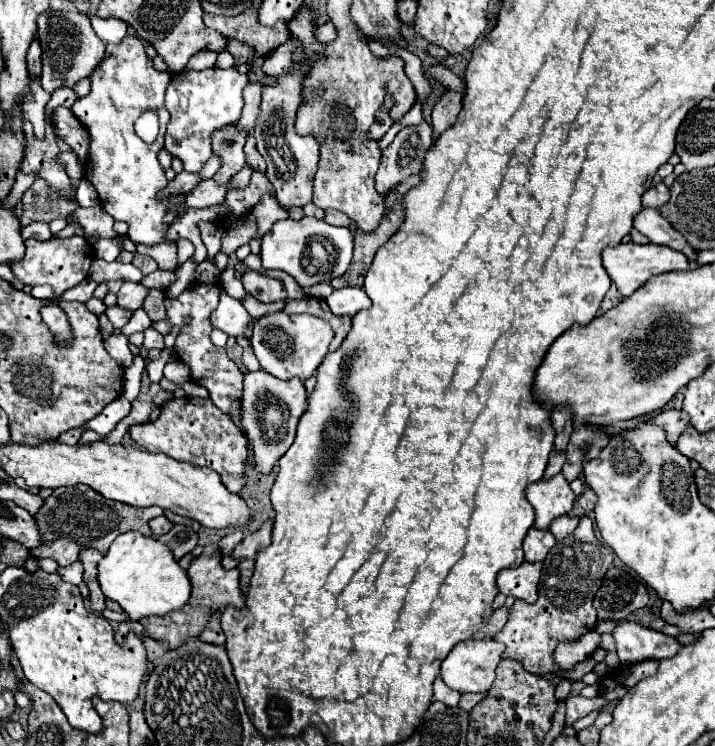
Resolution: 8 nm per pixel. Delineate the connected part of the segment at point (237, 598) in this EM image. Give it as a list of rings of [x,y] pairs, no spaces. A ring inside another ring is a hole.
[[[216,550],[214,554],[200,554],[196,556],[190,566],[188,566],[188,578],[190,578],[190,584],[192,584],[192,594],[190,594],[190,600],[184,608],[180,608],[180,612],[170,612],[168,616],[150,616],[148,620],[138,620],[138,624],[142,626],[142,632],[156,638],[156,640],[166,640],[170,644],[170,648],[176,648],[180,646],[180,642],[188,640],[188,638],[194,638],[198,636],[206,622],[210,620],[210,614],[214,610],[224,610],[228,604],[234,604],[234,606],[244,606],[244,598],[240,594],[240,570],[234,568],[234,570],[226,570],[222,568],[220,564],[220,552]]]

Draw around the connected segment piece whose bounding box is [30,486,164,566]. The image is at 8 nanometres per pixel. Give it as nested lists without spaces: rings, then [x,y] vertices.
[[[76,486],[76,494],[52,494],[48,496],[46,504],[38,510],[36,524],[40,528],[40,536],[44,540],[42,546],[30,550],[34,558],[54,558],[60,566],[68,566],[78,560],[78,554],[82,548],[94,548],[102,554],[108,550],[112,540],[128,530],[138,530],[146,536],[150,536],[148,520],[154,516],[160,516],[162,508],[134,508],[128,504],[104,500],[98,492],[94,492],[88,486]]]

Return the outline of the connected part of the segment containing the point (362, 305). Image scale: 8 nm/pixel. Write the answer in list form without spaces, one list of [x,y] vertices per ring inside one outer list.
[[[362,288],[334,290],[326,298],[326,302],[334,314],[348,314],[348,316],[354,316],[356,312],[370,308],[370,298],[366,296],[366,292]]]

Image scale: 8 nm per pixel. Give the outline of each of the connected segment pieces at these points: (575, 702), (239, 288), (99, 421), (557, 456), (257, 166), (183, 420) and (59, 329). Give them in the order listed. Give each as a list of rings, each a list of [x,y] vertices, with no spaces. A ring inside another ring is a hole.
[[[570,696],[566,698],[566,726],[572,726],[578,718],[586,716],[594,708],[600,708],[604,702],[600,698],[582,698],[582,696]]]
[[[227,269],[219,276],[221,286],[228,292],[228,295],[240,300],[245,297],[246,291],[240,279],[236,278],[234,269]]]
[[[120,396],[116,402],[110,402],[96,418],[92,418],[90,422],[86,422],[84,426],[90,428],[90,430],[94,430],[94,432],[98,432],[100,436],[106,436],[106,434],[110,434],[114,430],[114,426],[124,416],[130,414],[130,408],[132,408],[130,402],[124,396]]]
[[[552,452],[552,456],[550,456],[550,460],[548,460],[548,466],[546,466],[546,472],[544,472],[544,478],[548,480],[548,478],[552,478],[552,476],[556,476],[565,463],[565,454],[564,452]]]
[[[250,134],[247,138],[246,144],[244,146],[244,153],[246,164],[252,164],[252,166],[254,166],[254,170],[260,170],[260,172],[266,173],[266,162],[258,152],[256,148],[256,141],[252,134]]]
[[[174,398],[162,406],[158,420],[130,426],[130,436],[148,452],[164,452],[174,460],[212,468],[234,494],[238,494],[244,486],[244,472],[248,466],[246,436],[228,414],[220,412],[212,404],[210,398]]]
[[[42,307],[40,314],[44,324],[50,328],[50,332],[56,334],[62,342],[66,342],[66,338],[72,334],[66,314],[56,307]]]

